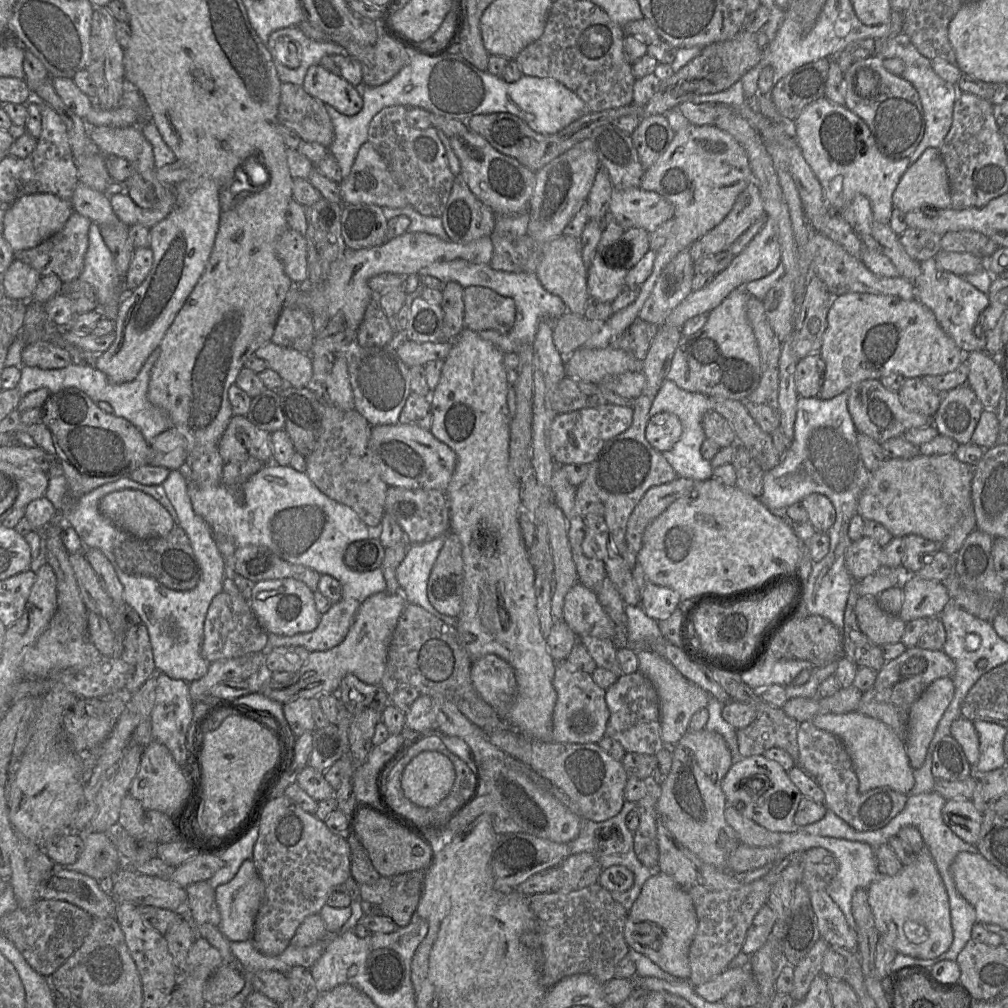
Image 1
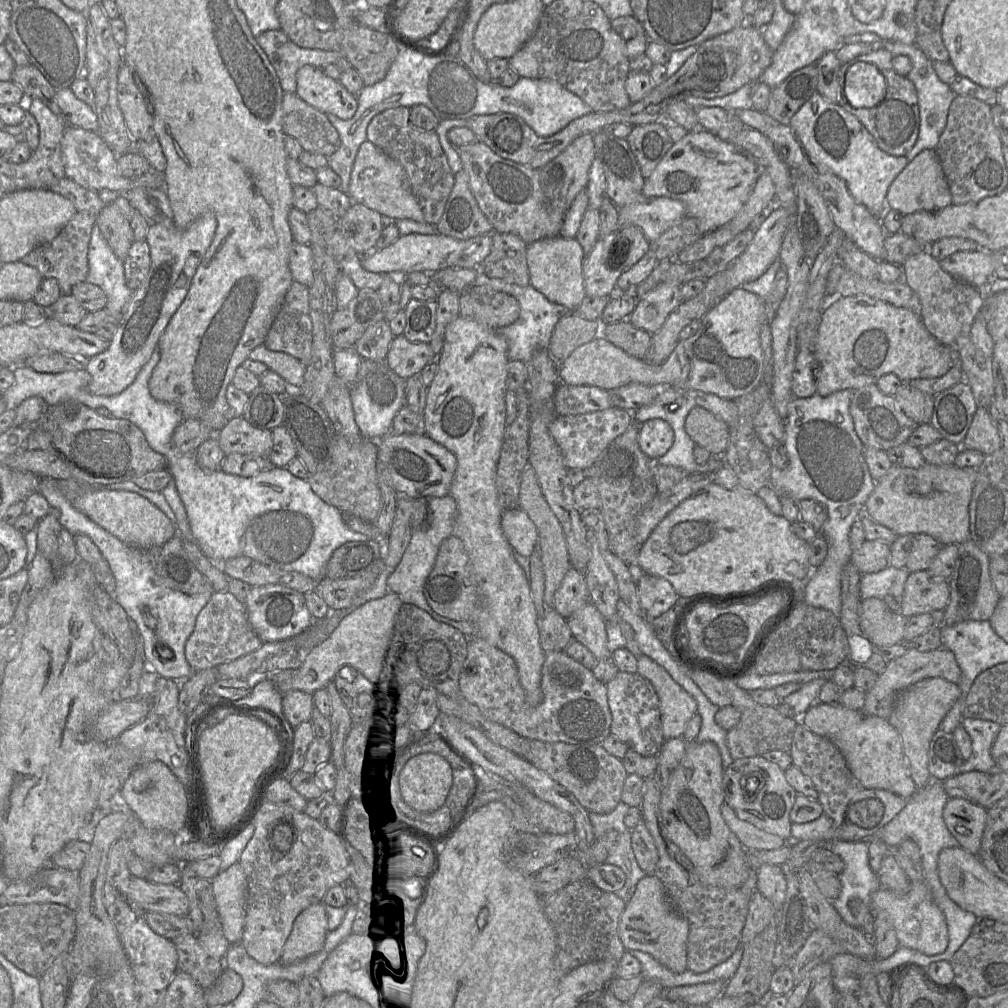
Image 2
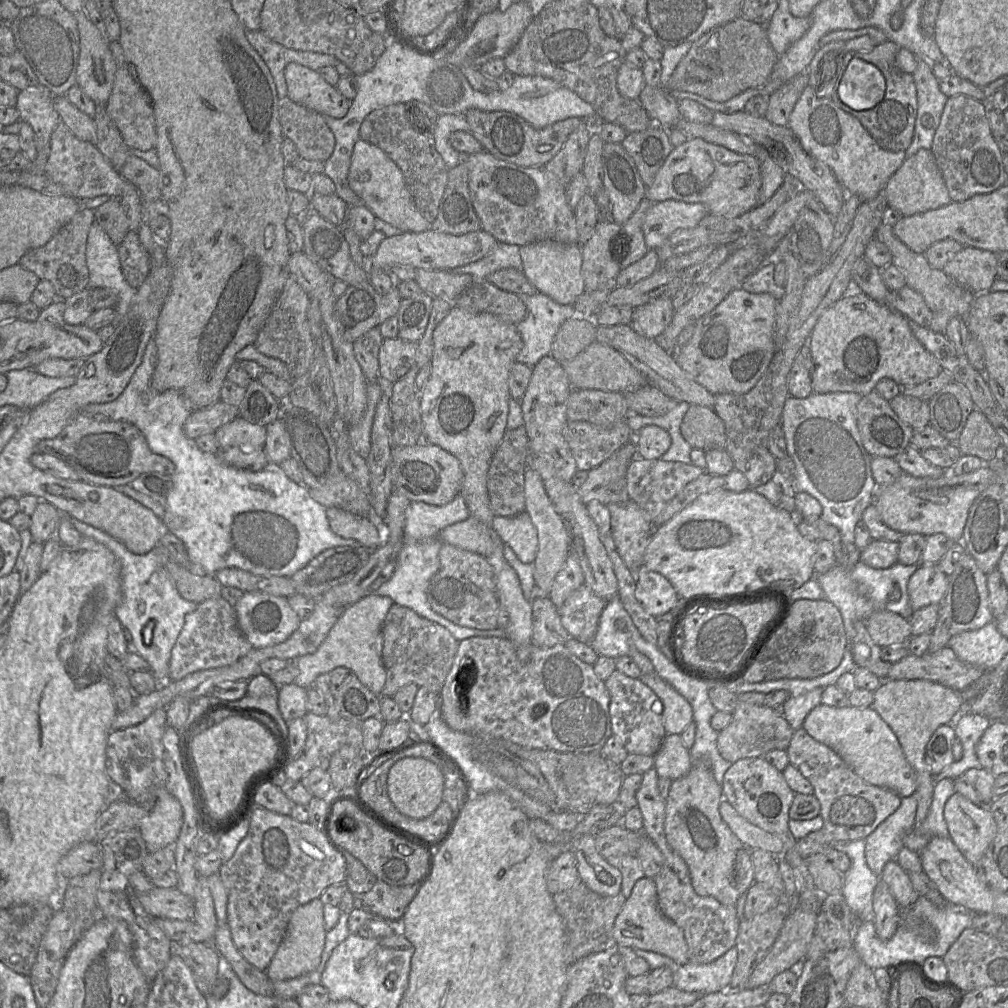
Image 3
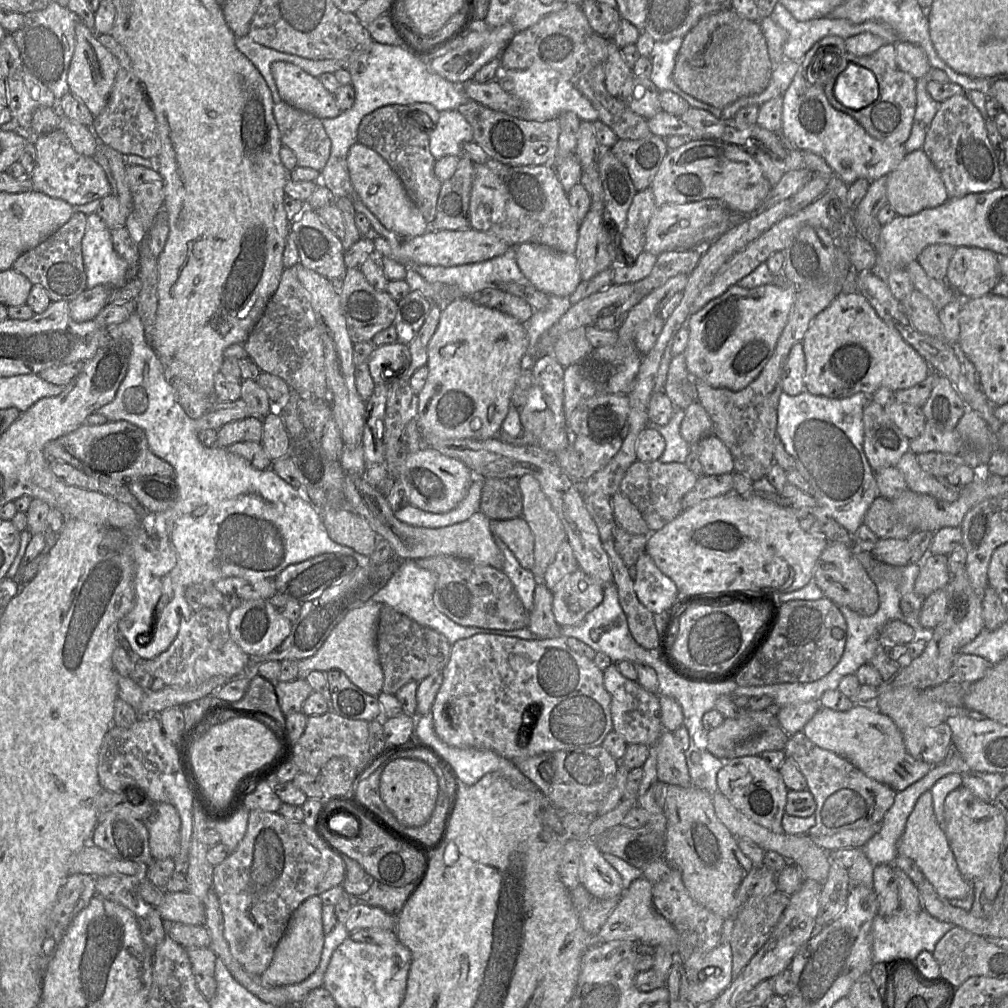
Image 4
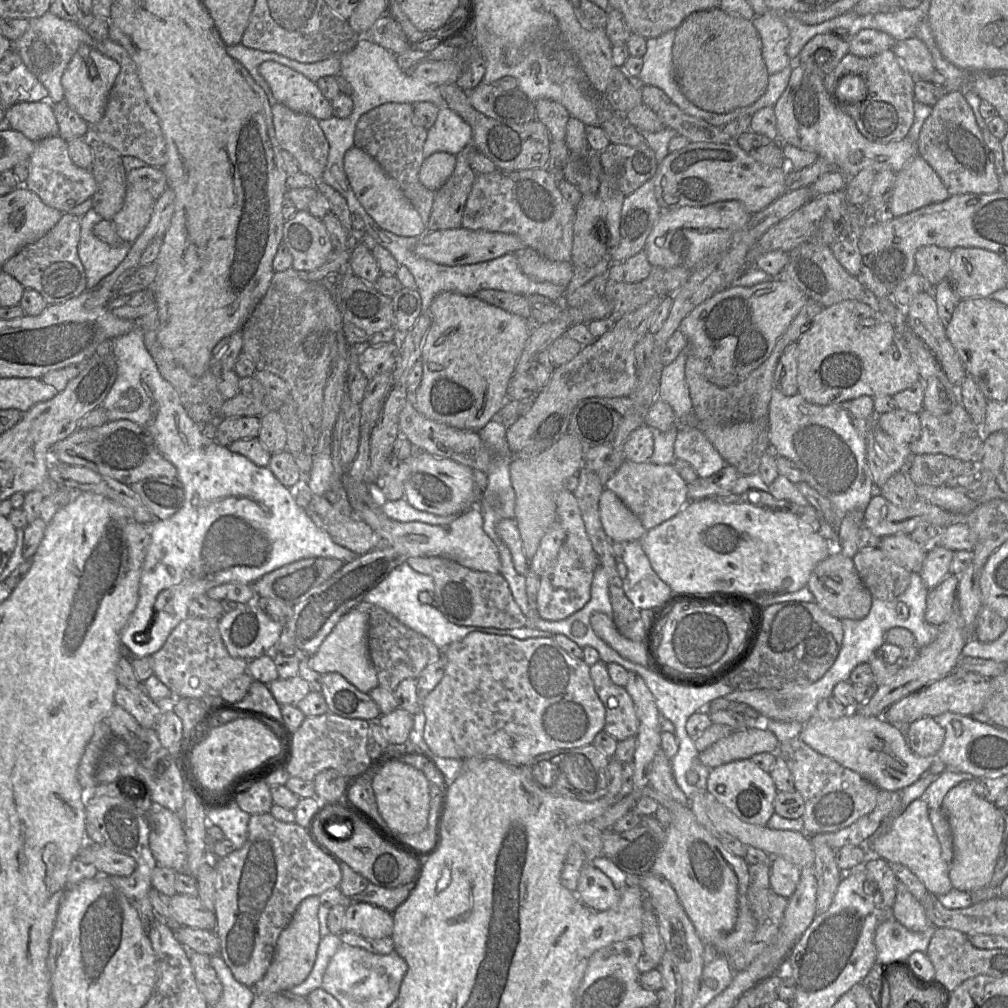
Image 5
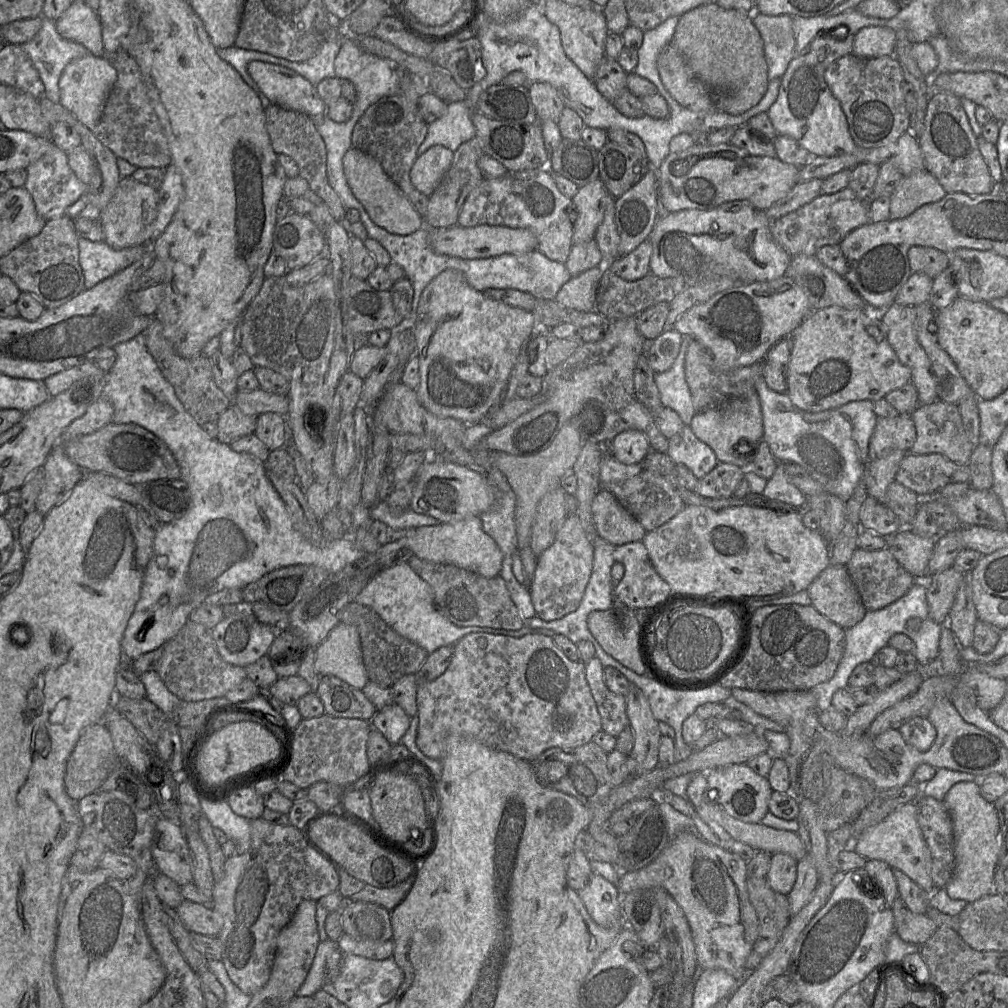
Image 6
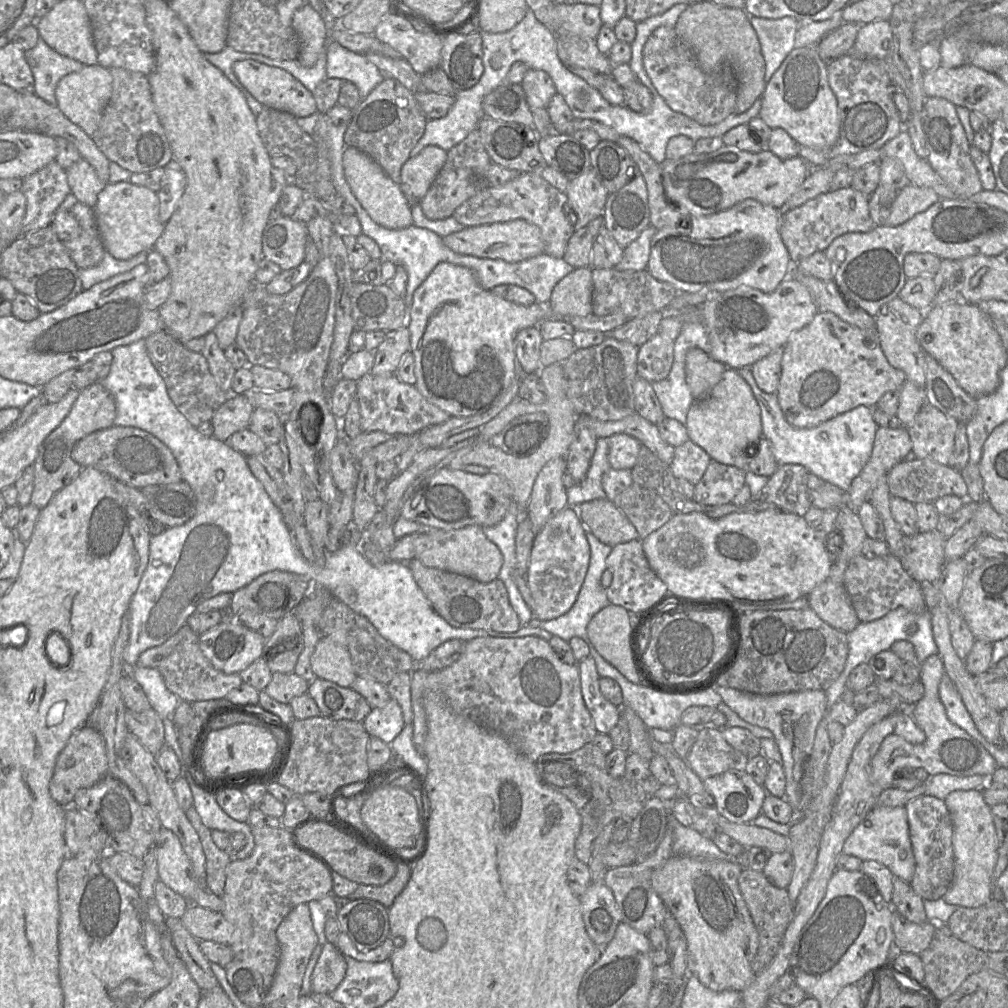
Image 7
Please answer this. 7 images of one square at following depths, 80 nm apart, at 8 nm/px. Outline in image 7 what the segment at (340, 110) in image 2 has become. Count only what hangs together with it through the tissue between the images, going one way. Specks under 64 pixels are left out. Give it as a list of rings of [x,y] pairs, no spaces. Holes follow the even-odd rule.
[[[249,59],[235,62],[233,71],[242,86],[265,107],[288,112],[296,118],[308,117],[317,112],[313,93],[281,68]]]

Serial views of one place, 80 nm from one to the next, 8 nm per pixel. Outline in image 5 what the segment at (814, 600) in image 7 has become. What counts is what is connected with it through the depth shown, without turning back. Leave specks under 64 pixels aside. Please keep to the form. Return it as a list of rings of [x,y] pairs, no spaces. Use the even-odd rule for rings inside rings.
[[[832,546],[832,552],[828,557],[819,562],[811,576],[809,578],[807,587],[814,595],[815,602],[827,613],[830,615],[843,620],[843,619],[852,619],[852,620],[862,620],[864,619],[872,606],[872,596],[870,591],[863,584],[857,569],[854,565],[853,559],[847,557],[840,553],[839,551],[834,551]]]

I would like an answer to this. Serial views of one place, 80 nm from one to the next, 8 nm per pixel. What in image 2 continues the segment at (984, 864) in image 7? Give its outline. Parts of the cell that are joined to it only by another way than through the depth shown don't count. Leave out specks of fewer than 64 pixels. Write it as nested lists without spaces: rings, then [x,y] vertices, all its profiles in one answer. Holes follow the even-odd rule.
[[[949,798],[944,809],[944,822],[966,851],[977,855],[986,826],[987,809],[963,798]]]

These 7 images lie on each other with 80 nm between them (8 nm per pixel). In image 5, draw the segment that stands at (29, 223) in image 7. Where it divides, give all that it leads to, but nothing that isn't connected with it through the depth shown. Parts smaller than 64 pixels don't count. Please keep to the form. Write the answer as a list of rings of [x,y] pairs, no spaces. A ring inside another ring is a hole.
[[[58,134],[35,142],[30,163],[30,174],[24,186],[37,194],[44,204],[62,213],[68,213],[73,207],[91,199],[97,189],[92,170],[73,163],[67,142]]]

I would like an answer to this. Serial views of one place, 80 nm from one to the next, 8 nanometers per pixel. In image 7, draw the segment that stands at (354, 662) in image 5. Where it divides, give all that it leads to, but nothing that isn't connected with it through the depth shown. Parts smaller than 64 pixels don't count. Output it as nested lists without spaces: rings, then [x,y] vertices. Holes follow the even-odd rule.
[[[321,637],[312,656],[316,677],[332,681],[342,687],[352,687],[358,674],[346,647],[330,638]]]

